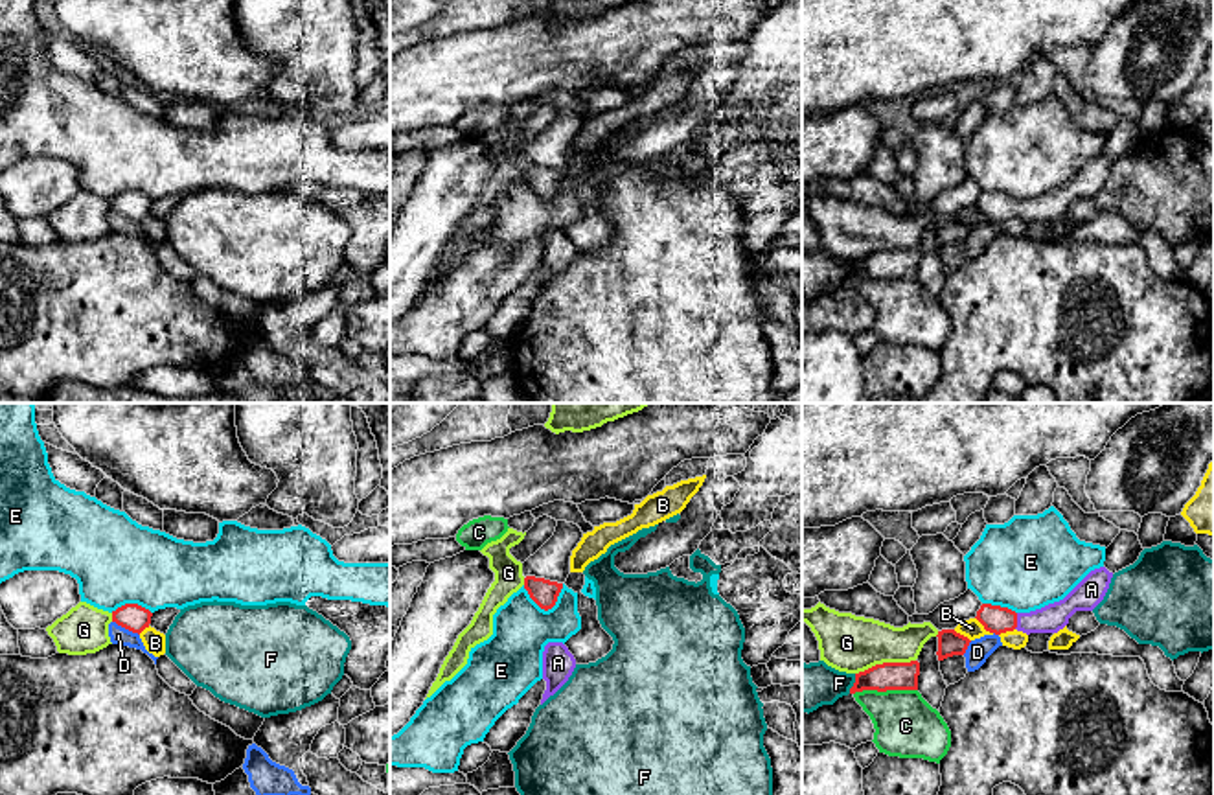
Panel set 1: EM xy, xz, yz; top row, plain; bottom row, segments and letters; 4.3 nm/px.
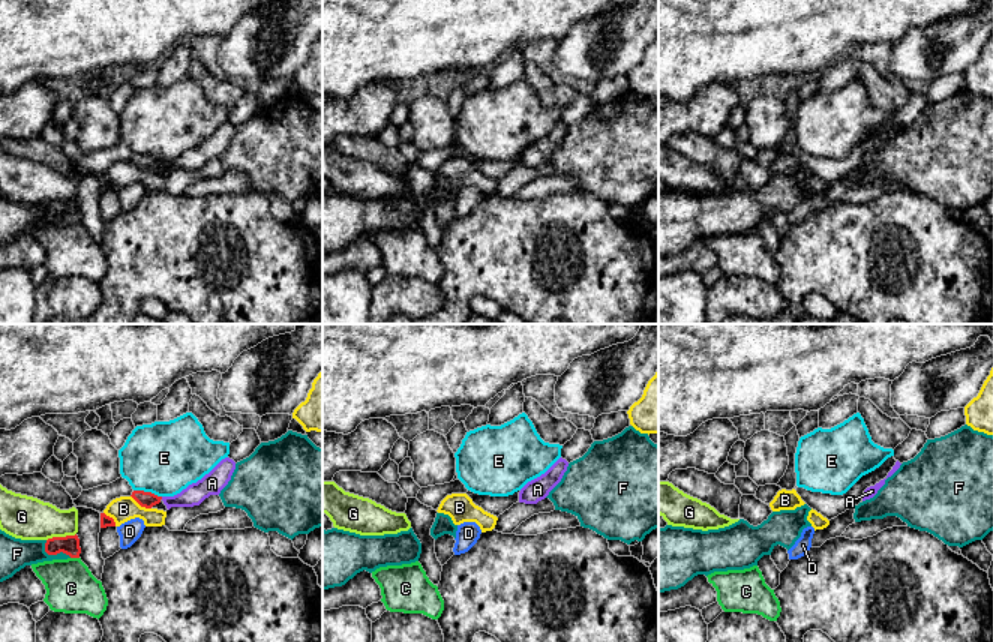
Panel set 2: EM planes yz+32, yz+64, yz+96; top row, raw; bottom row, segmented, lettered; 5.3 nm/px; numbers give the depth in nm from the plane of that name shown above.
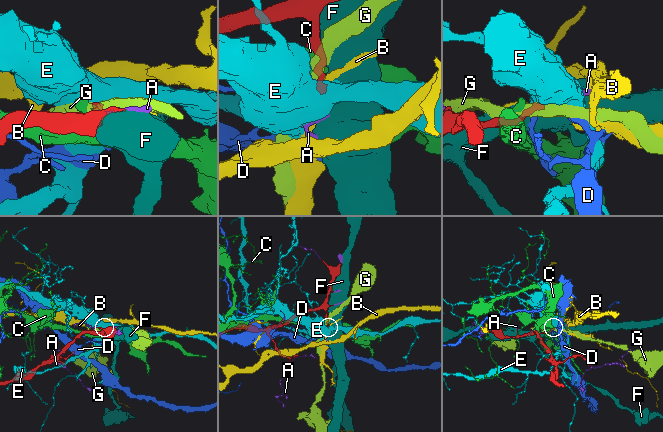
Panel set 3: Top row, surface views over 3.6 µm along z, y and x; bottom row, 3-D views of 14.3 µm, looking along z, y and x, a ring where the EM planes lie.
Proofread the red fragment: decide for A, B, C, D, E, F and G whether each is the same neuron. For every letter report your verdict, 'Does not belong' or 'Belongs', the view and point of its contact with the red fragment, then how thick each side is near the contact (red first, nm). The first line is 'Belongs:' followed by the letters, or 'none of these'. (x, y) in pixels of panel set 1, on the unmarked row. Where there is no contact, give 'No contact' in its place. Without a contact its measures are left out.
Belongs: A
A: Belongs. Touches red at yz (1016, 208). Thickness 120 nm (red) against 120 nm
B: Does not belong. Touches red at yz (983, 212). Thickness 120 nm (red) against 90 nm
C: Does not belong. Touches red at yz (885, 278). Thickness 130 nm (red) against 280 nm
D: Does not belong. Touches red at xy (125, 216). Thickness 120 nm (red) against 80 nm
E: Does not belong. Touches red at xz (547, 197). Thickness 120 nm (red) against 260 nm
F: Does not belong. Touches red at yz (854, 271). Thickness 130 nm (red) against 220 nm
G: Does not belong. Touches red at yz (885, 251). Thickness 130 nm (red) against 240 nm

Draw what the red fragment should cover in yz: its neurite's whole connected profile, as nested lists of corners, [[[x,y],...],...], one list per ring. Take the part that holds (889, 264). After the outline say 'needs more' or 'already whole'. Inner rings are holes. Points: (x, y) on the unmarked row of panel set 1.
[[[883,250],[855,261],[850,282],[863,278],[918,278],[920,250]]]; already whole

